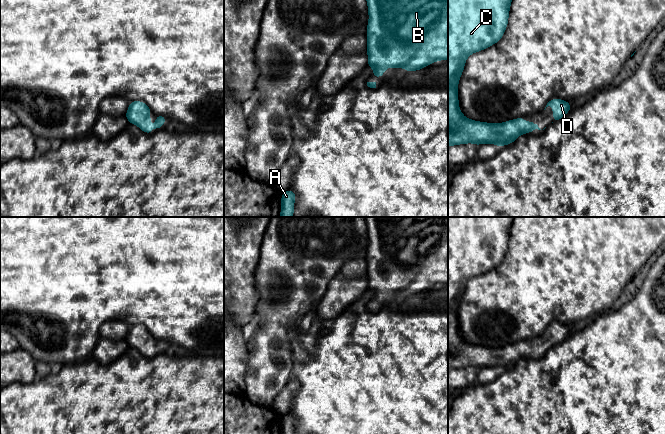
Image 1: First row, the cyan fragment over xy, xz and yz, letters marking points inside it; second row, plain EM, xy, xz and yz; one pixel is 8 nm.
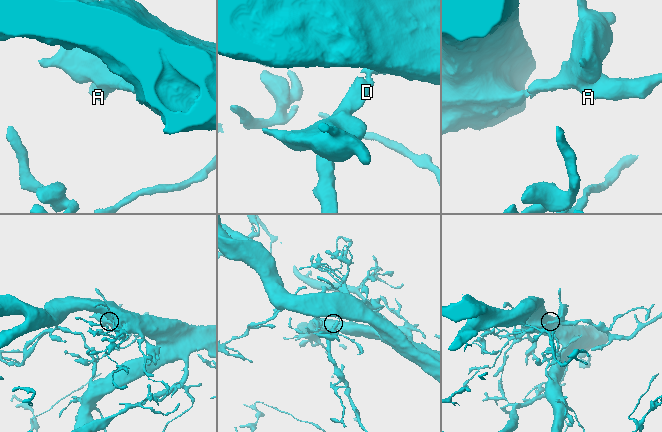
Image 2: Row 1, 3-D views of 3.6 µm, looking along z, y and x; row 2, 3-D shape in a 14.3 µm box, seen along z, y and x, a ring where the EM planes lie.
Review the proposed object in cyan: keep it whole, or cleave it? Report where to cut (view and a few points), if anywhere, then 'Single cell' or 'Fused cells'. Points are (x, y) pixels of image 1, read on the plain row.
No split. Single cell

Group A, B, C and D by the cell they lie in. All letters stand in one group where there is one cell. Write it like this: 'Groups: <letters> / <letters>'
Groups: A B C D

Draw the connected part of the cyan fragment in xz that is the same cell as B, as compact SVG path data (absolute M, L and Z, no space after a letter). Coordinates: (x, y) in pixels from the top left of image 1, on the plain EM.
M365 217L369 244L367 248L368 289L374 294L373 301L383 301L386 292L404 292L407 296L422 292L439 284L448 284L448 217Z

